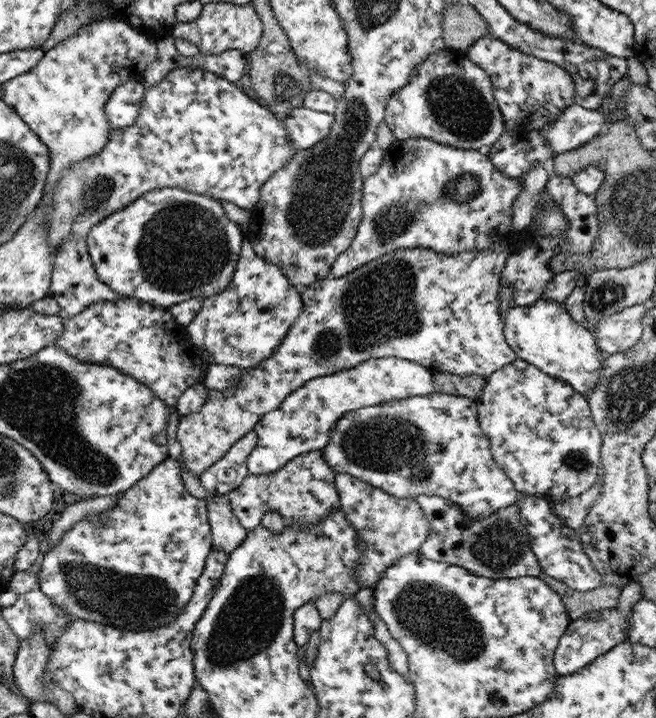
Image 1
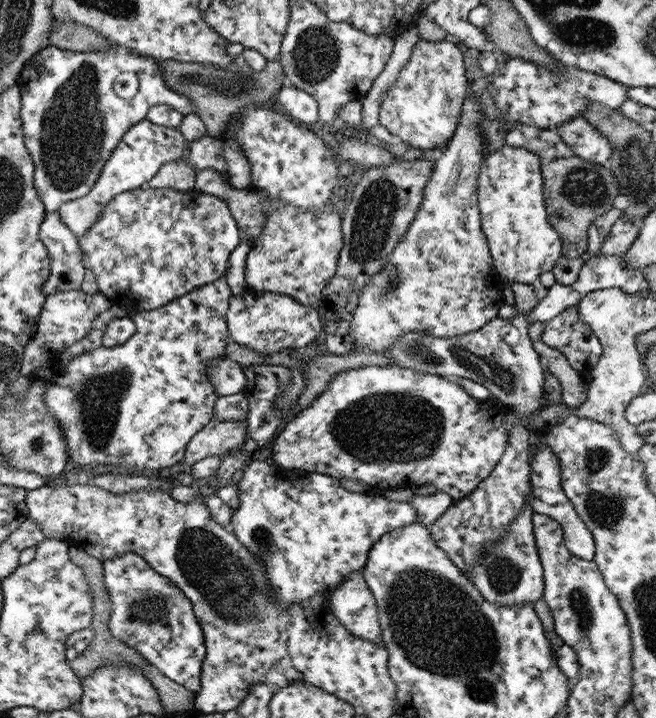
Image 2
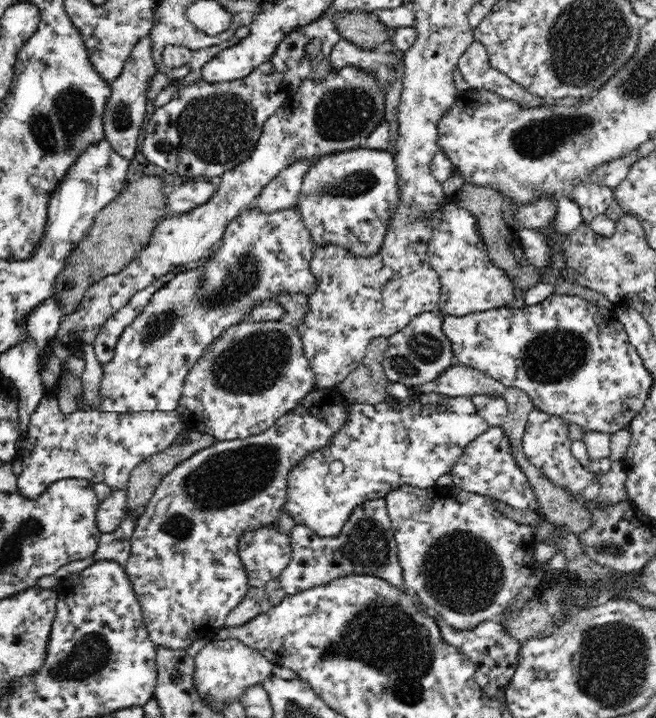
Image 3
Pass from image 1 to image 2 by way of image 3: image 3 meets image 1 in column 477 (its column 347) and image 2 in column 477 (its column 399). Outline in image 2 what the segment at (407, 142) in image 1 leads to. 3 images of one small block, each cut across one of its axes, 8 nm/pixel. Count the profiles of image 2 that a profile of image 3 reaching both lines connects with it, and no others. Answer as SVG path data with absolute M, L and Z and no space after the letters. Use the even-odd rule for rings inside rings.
M503 145L499 150L487 153L479 167L477 175L477 206L480 214L480 228L486 239L492 266L506 285L505 281L519 284L536 284L538 276L552 269L555 262L562 258L562 243L558 235L551 229L541 192L542 161L537 154L519 147Z

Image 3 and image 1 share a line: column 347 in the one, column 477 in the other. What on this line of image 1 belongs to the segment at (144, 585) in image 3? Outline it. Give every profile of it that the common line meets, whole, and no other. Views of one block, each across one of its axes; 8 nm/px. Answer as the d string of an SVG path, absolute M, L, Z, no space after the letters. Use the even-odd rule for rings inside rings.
M520 359L486 376L482 391L481 398L475 400L477 422L489 440L491 458L511 480L516 492L551 500L579 496L591 488L598 476L601 440L583 394Z

